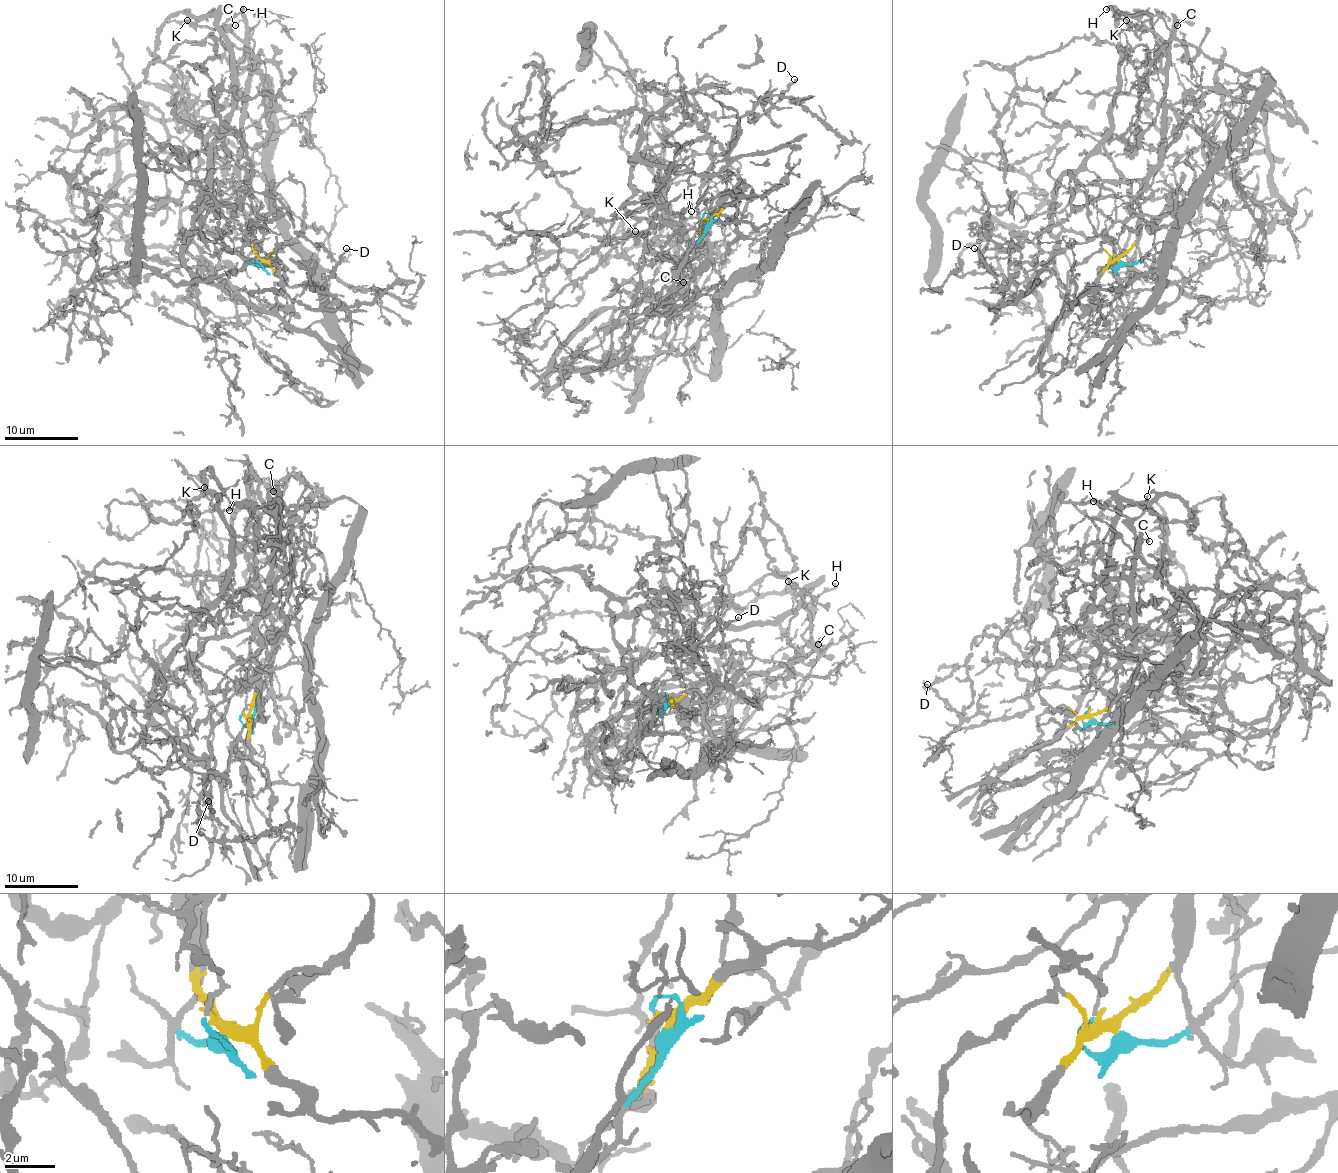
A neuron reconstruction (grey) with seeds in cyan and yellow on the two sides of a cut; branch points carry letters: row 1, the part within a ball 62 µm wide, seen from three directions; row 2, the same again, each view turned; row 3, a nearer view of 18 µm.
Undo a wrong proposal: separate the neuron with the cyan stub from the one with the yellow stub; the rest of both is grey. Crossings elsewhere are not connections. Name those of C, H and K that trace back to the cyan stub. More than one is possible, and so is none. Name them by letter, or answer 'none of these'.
none of these

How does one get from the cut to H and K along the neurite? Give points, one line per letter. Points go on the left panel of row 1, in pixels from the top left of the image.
H: (260, 261), (253, 248), (253, 220), (243, 207), (238, 163), (249, 75), (247, 45), (223, 23), (243, 8)
K: (260, 261), (253, 248), (253, 220), (243, 207), (238, 163), (243, 143), (249, 47), (230, 30), (186, 19)

